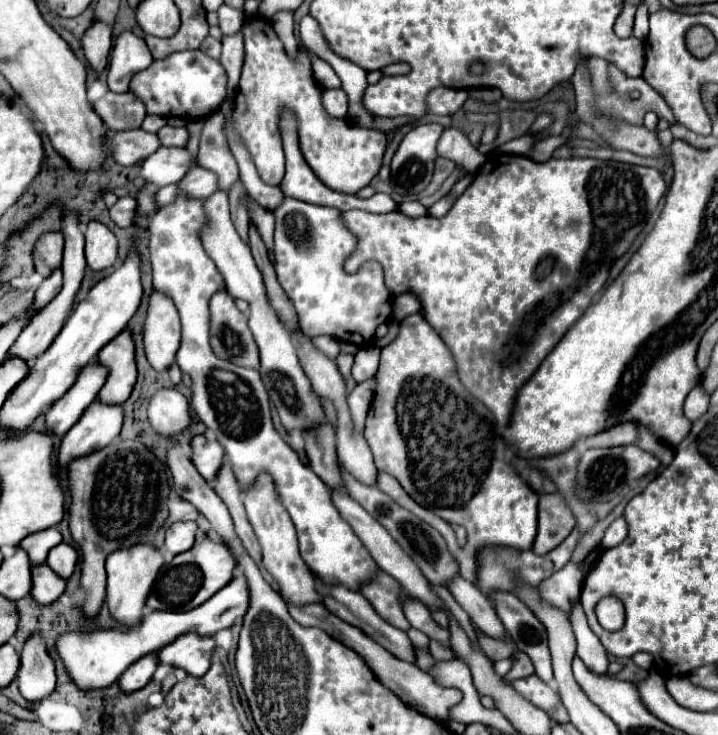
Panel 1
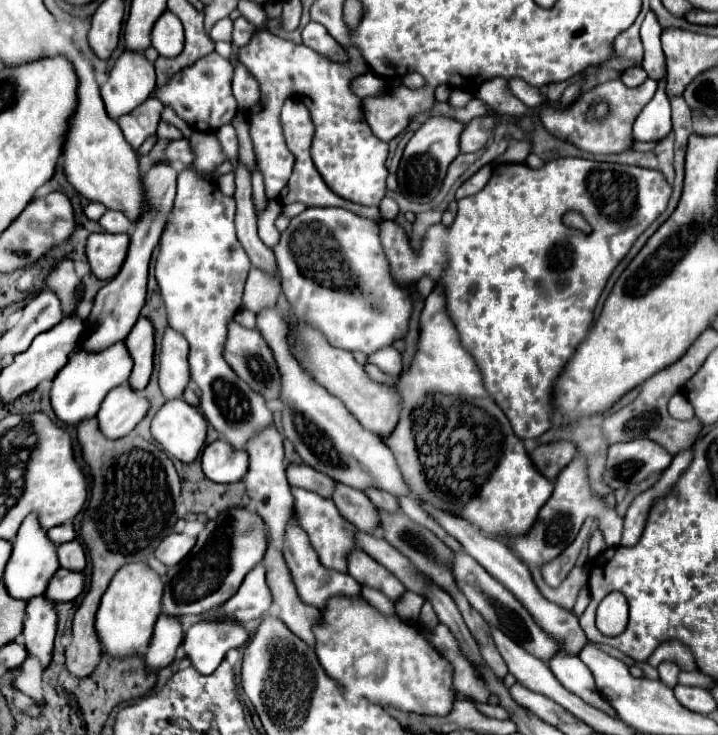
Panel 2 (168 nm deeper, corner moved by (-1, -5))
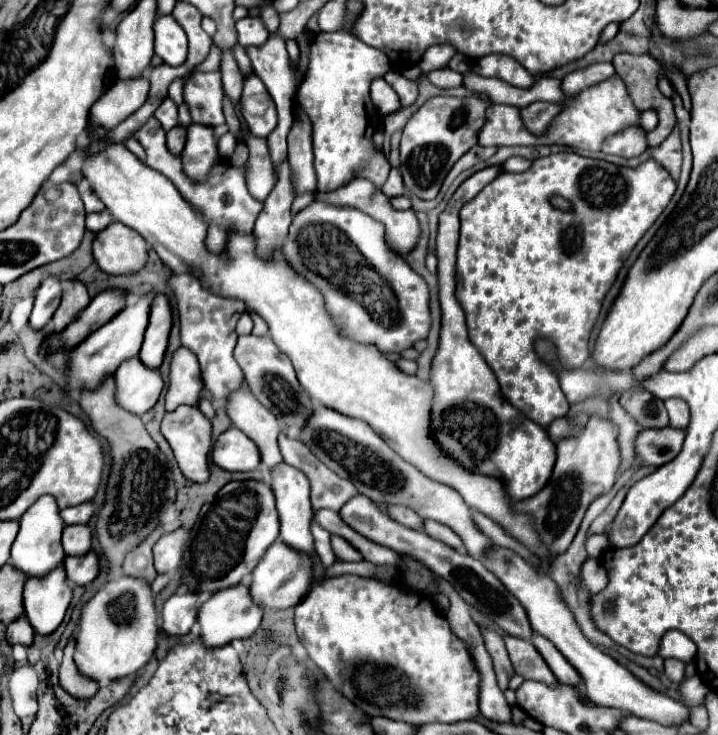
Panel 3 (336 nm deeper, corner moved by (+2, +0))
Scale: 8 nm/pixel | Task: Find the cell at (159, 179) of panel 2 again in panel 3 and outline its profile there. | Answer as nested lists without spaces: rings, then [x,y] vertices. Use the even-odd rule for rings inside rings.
[[[176,125],[174,129],[168,131],[168,135],[166,135],[166,145],[168,145],[168,149],[170,149],[174,155],[180,155],[180,153],[182,153],[184,143],[186,143],[186,127],[184,127],[184,125]]]

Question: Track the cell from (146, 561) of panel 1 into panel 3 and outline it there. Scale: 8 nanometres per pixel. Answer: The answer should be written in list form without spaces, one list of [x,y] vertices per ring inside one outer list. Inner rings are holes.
[[[136,577],[112,579],[82,609],[76,631],[74,661],[86,679],[122,679],[144,669],[156,651],[158,615],[154,593]]]

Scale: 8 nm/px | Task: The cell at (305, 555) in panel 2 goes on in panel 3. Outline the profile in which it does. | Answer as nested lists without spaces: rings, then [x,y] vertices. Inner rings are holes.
[[[288,463],[276,465],[276,469],[272,469],[268,479],[270,479],[270,485],[274,489],[276,507],[278,507],[278,513],[280,513],[280,541],[284,541],[286,545],[292,545],[300,553],[308,553],[314,559],[314,563],[316,563],[314,575],[316,575],[316,583],[320,583],[324,569],[316,561],[314,539],[312,539],[312,533],[310,533],[310,523],[312,523],[312,517],[314,517],[314,509],[312,509],[312,503],[310,503],[310,481],[300,469],[292,467]]]

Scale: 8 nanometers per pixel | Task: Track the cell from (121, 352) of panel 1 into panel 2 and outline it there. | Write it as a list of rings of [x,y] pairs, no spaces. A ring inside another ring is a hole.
[[[139,318],[125,338],[125,346],[133,360],[133,370],[127,384],[133,390],[143,390],[153,372],[153,324],[147,318]]]

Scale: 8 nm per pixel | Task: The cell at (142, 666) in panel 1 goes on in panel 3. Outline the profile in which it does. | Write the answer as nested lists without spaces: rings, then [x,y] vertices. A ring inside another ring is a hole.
[[[194,591],[174,593],[162,609],[162,629],[168,635],[186,635],[196,621],[200,595]]]

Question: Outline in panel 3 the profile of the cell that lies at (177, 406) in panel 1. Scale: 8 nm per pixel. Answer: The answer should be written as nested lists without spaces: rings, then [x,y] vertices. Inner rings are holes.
[[[182,405],[172,413],[166,413],[162,421],[162,435],[170,443],[176,461],[180,465],[180,471],[184,477],[192,483],[206,483],[210,477],[210,451],[212,451],[212,425],[210,421],[200,413],[198,407]]]

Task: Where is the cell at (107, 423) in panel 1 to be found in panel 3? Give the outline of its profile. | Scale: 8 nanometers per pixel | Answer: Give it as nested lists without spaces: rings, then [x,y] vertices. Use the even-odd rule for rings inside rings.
[[[140,357],[126,359],[116,371],[116,397],[124,409],[136,415],[154,407],[164,389],[164,379],[158,369],[146,367]]]

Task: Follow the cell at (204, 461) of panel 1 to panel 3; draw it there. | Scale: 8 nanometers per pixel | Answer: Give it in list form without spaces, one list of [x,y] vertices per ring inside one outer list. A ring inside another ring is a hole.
[[[230,427],[218,437],[212,461],[226,471],[252,471],[260,467],[260,451],[258,445],[238,427]]]

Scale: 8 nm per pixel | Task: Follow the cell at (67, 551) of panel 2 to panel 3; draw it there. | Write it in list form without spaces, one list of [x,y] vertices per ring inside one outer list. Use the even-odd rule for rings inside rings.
[[[68,525],[62,535],[66,555],[82,555],[92,549],[92,529],[88,525]]]

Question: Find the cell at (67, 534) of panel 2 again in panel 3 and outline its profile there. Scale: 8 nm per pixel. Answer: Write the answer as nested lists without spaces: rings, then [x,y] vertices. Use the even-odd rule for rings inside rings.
[[[88,501],[84,505],[74,505],[74,507],[68,507],[68,509],[62,509],[62,519],[66,525],[76,525],[76,523],[88,523],[94,515],[94,503]]]

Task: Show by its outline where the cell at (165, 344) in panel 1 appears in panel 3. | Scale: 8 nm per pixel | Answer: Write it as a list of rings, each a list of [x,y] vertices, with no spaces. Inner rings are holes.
[[[180,347],[170,365],[170,387],[166,393],[166,411],[174,411],[180,405],[192,405],[198,407],[198,401],[202,399],[202,373],[196,355],[190,349]]]

